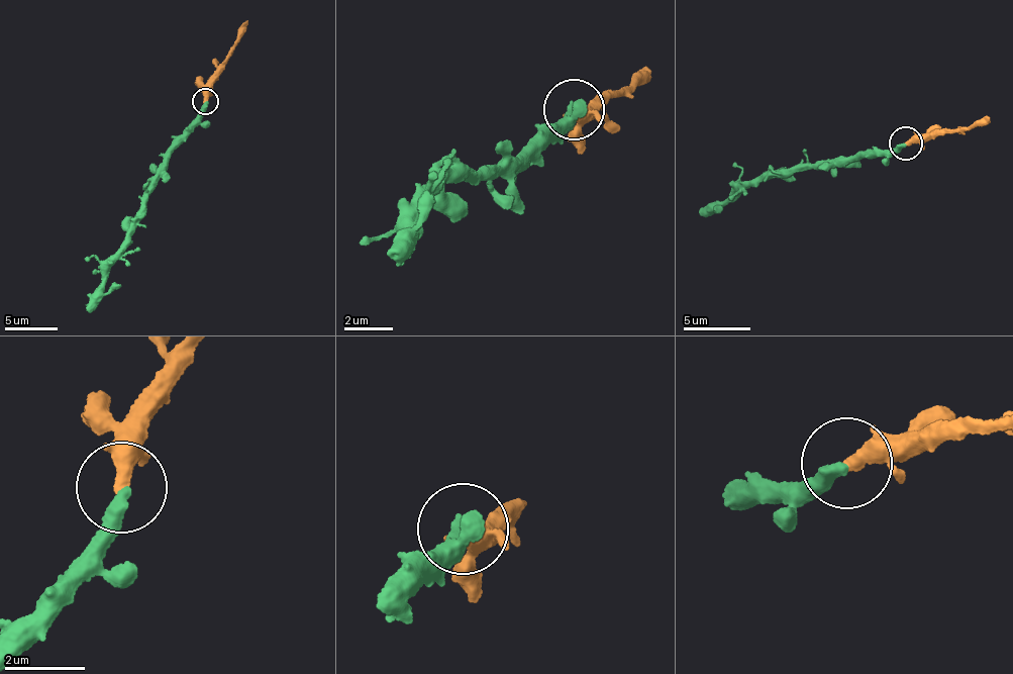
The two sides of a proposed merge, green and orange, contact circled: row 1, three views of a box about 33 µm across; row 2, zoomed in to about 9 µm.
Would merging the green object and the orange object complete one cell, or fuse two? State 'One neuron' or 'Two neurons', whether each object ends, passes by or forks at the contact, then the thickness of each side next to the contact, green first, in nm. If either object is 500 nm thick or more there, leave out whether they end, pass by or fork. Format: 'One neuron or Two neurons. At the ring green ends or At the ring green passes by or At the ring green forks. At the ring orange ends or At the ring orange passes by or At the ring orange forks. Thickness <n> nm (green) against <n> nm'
One neuron. At the ring green ends. At the ring orange ends. Thickness 360 nm (green) against 380 nm

